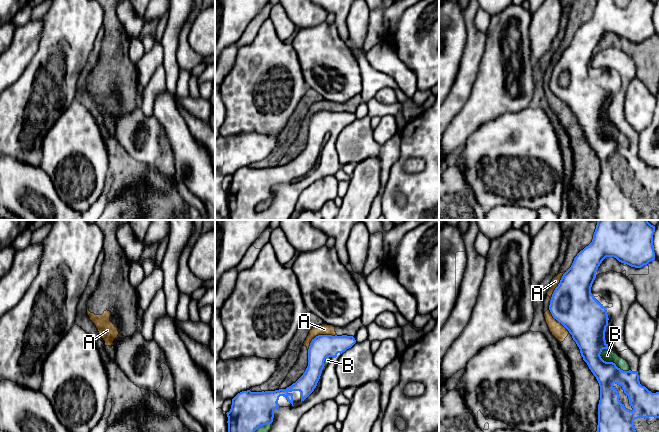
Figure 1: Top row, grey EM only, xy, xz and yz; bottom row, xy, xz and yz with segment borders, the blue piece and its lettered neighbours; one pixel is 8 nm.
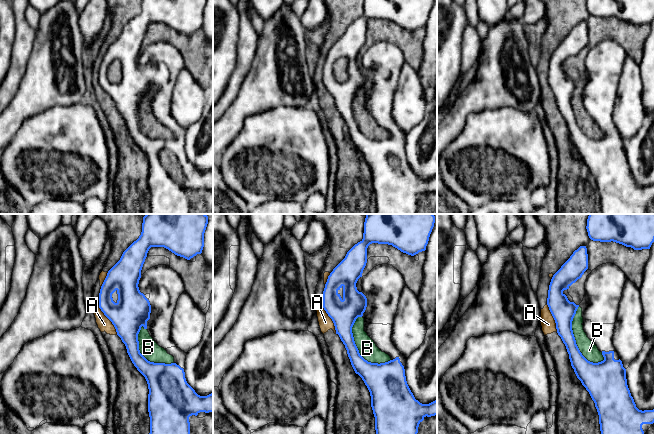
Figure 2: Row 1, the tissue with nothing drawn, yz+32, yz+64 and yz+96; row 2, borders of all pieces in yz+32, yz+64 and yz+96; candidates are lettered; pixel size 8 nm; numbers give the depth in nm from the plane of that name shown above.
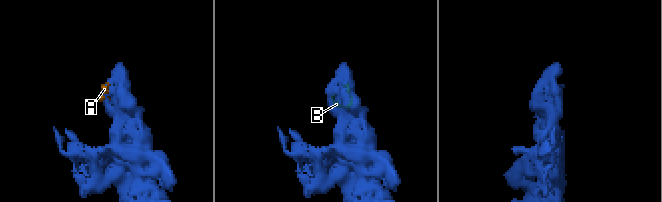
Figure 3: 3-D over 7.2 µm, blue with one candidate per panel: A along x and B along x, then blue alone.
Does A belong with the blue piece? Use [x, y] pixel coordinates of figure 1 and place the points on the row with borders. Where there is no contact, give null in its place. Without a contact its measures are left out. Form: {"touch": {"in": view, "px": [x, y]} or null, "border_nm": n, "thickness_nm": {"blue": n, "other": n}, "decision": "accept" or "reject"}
{"touch": {"in": "xz", "px": [319, 335]}, "border_nm": 260, "thickness_nm": {"blue": 190, "other": 90}, "decision": "reject"}

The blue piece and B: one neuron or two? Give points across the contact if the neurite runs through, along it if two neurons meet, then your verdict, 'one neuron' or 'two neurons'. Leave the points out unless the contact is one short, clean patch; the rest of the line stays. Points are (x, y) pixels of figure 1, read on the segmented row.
two neurons

